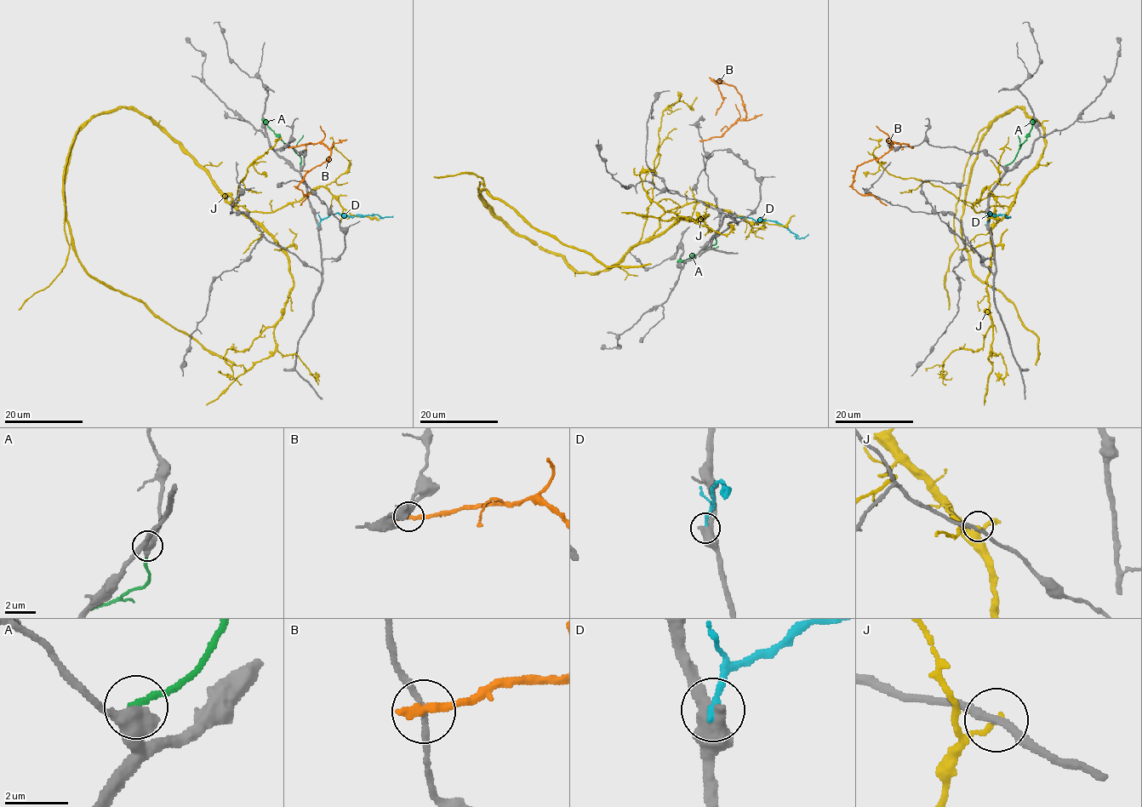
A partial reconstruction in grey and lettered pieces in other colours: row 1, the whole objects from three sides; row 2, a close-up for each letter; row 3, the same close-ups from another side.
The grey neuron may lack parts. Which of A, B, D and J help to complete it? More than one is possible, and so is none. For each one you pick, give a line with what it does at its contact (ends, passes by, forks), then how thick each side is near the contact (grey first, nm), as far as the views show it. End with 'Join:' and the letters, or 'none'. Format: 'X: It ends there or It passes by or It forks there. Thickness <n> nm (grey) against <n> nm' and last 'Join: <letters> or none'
J: It ends there. Thickness 240 nm (grey) against 130 nm
Join: J

